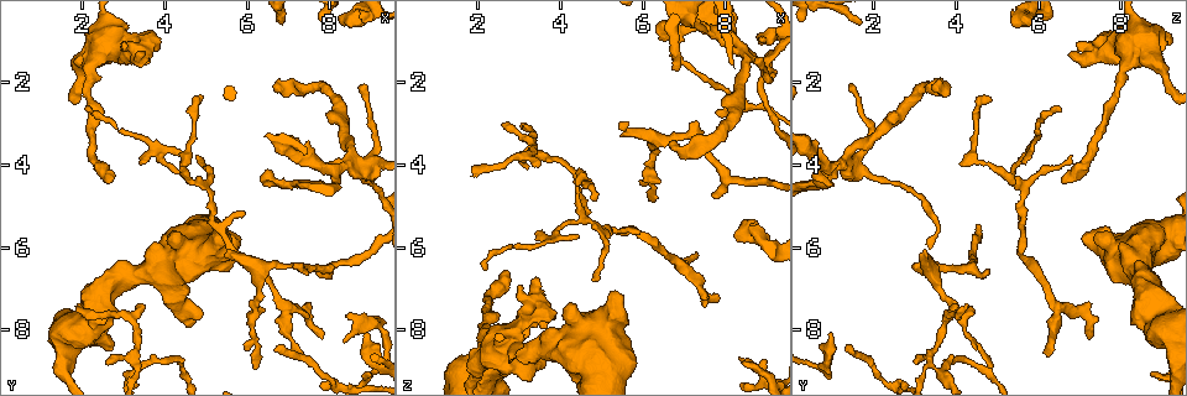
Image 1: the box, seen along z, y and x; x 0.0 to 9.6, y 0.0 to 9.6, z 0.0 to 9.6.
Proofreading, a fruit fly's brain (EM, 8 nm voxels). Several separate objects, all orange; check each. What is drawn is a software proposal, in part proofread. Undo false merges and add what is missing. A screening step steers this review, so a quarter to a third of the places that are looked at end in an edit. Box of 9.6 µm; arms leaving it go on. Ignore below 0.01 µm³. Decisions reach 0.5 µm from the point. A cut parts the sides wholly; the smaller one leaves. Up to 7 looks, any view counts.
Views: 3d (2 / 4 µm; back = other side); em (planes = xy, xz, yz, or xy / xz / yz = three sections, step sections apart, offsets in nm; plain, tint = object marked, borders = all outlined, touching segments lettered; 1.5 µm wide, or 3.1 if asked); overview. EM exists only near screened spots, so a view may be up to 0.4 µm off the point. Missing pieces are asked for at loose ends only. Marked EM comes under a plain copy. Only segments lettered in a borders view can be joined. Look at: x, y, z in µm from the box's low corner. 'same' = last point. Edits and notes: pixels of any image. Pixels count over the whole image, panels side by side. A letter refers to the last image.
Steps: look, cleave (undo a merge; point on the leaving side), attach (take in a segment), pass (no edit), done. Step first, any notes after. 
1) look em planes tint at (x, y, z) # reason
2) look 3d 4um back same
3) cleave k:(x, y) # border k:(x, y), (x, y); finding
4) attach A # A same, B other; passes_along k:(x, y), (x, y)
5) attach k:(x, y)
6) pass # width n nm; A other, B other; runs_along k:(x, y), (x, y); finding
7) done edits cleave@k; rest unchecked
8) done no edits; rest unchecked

look em planes borders at (7.35, 8.60, 6.10) # branch stops here

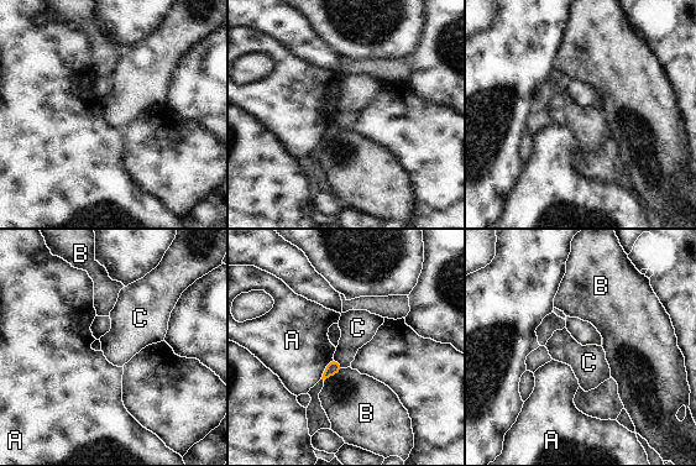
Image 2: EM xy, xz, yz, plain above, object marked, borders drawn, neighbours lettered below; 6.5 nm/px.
pass # A other, B other, C other; border 2:(333, 357), (344, 367); no lettered segment goes on from it

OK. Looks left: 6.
look em xy step 4 tint at (5.85, 5.10, 5.75) # an open end

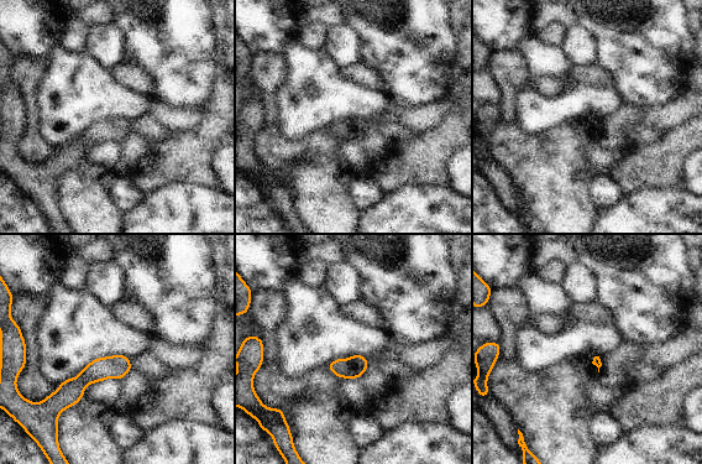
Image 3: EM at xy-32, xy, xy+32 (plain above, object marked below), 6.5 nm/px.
look em planes borders same

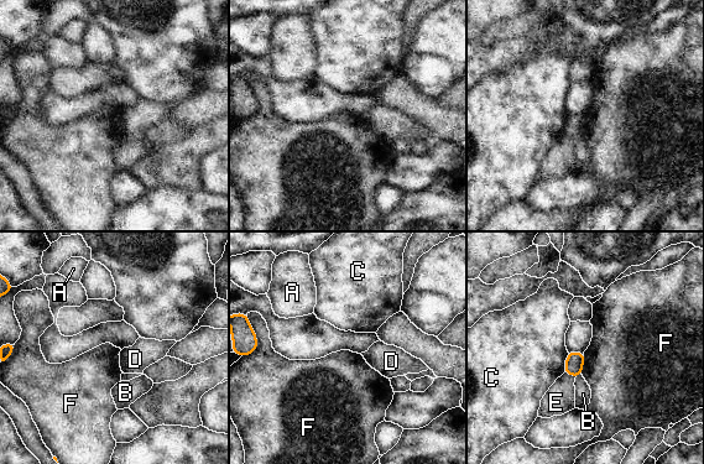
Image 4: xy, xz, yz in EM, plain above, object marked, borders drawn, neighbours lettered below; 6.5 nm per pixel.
pass # A other, B other, C other, D other, E other, F other; border 4:(584, 354), (580, 374); none of them fits

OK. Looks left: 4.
look 3d 4um at (2.70, 4.30, 6.50) # end of a long branch

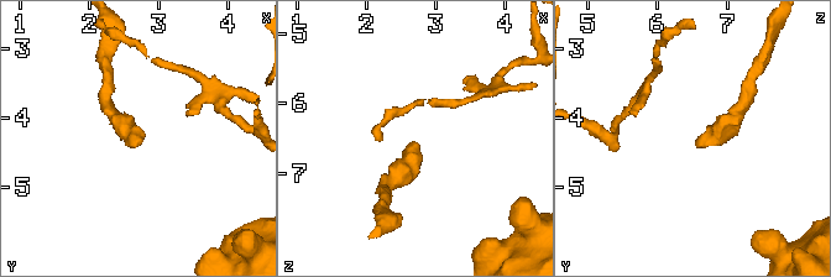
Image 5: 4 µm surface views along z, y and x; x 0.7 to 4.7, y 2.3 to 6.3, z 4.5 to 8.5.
look em xz step 4 tint at (2.70, 4.35, 6.55) # need the tissue

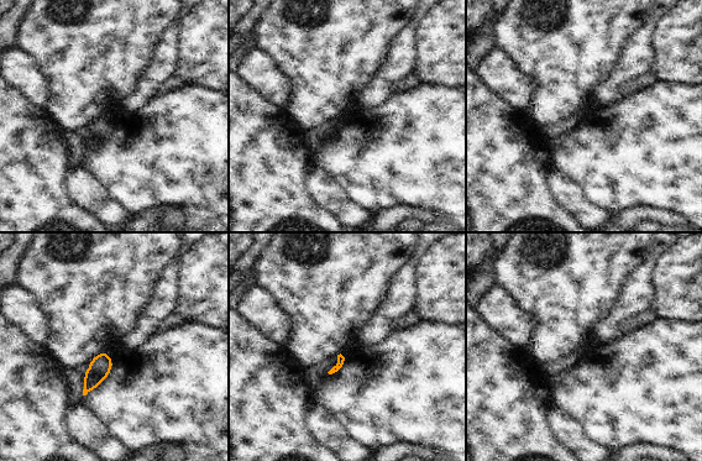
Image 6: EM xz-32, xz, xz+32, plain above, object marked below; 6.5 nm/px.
look em planes borders same # another direction

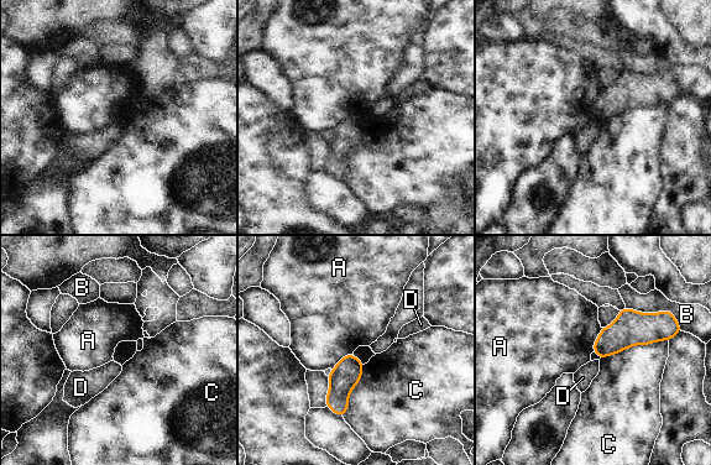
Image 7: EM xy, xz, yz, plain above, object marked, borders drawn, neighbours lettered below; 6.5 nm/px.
pass # A other, B other, C other, D other; border 7:(353, 353), (344, 356), (332, 370); none of them fits

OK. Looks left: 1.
done no edits; rest unchecked

